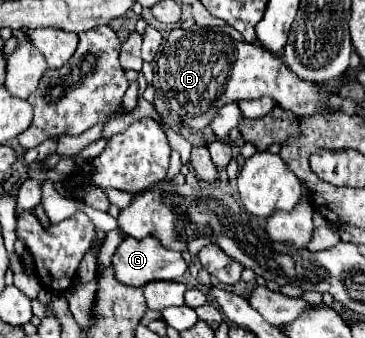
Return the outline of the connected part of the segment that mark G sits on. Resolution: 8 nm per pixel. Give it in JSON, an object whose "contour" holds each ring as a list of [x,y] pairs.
{"contour":[[[125,238],[119,248],[113,254],[113,262],[111,262],[115,280],[119,280],[125,286],[135,286],[135,288],[143,288],[145,284],[153,282],[153,280],[169,280],[175,282],[177,278],[181,278],[187,272],[187,264],[183,260],[183,256],[179,252],[167,250],[161,246],[161,242],[157,238],[143,238],[143,240],[135,240],[135,238]]]}

